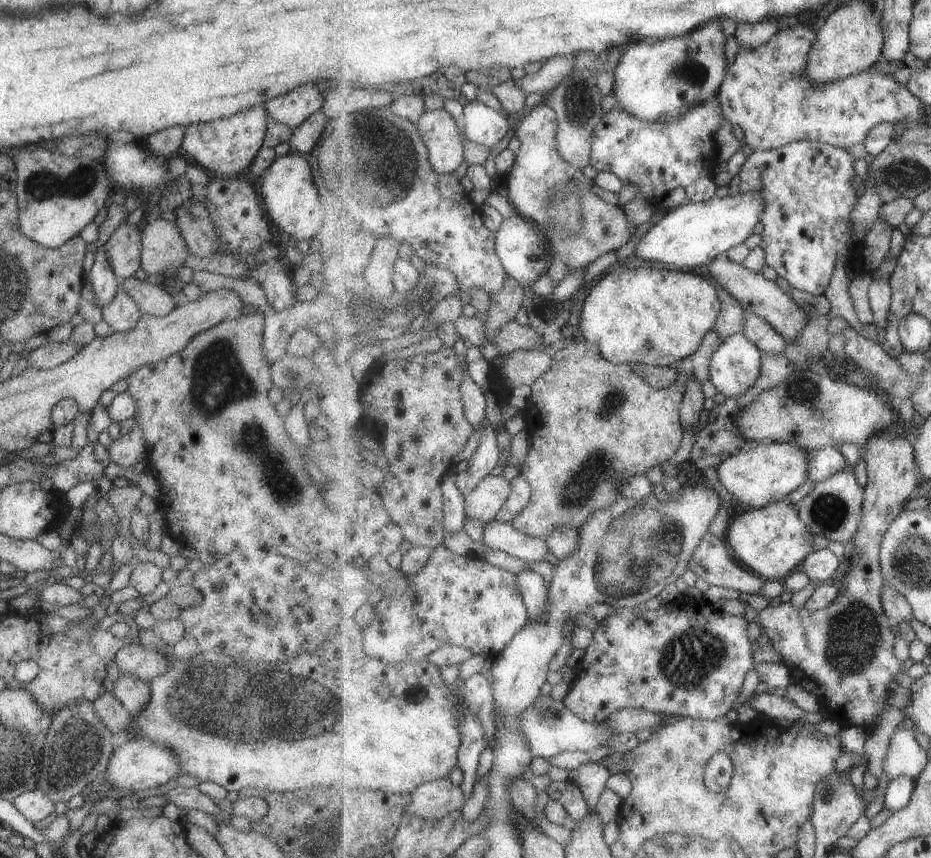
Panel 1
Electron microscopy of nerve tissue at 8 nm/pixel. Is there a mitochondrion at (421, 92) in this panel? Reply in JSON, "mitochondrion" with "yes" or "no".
{"mitochondrion":"no"}

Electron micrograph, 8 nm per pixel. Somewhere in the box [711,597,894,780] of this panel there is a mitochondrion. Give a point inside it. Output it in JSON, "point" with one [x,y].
{"point":[853,633]}

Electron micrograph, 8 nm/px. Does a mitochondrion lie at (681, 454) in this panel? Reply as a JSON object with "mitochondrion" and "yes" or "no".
{"mitochondrion":"no"}

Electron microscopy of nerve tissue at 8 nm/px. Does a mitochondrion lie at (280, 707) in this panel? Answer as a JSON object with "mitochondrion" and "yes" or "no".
{"mitochondrion":"yes"}

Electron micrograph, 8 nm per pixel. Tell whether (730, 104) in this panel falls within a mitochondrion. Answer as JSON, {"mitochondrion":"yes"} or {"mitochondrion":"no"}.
{"mitochondrion":"no"}

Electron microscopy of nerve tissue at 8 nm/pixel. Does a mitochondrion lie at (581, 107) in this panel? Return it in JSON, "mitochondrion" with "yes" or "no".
{"mitochondrion":"yes"}

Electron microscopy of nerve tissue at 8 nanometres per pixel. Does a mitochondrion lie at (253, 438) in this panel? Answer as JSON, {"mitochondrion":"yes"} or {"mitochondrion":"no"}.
{"mitochondrion":"yes"}

